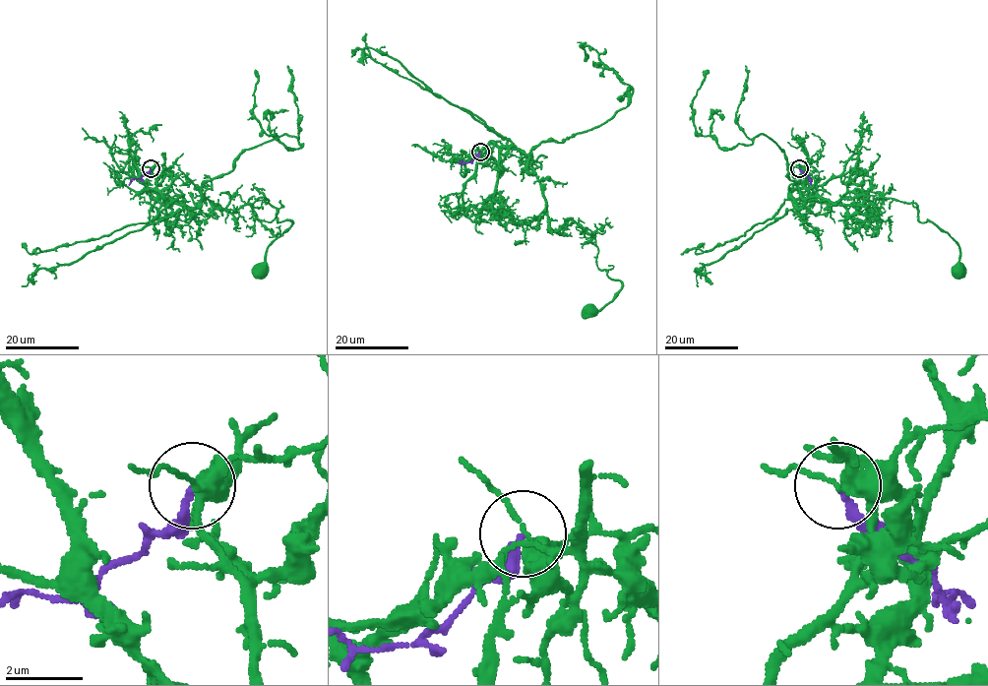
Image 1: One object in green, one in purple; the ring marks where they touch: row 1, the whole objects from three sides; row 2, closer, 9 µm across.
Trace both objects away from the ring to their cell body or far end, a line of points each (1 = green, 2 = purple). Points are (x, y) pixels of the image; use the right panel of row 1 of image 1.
1: (799, 168), (791, 196), (801, 208), (774, 142), (763, 134), (721, 149), (700, 136), (692, 103), (707, 69)
2: (799, 168), (810, 178), (811, 184)

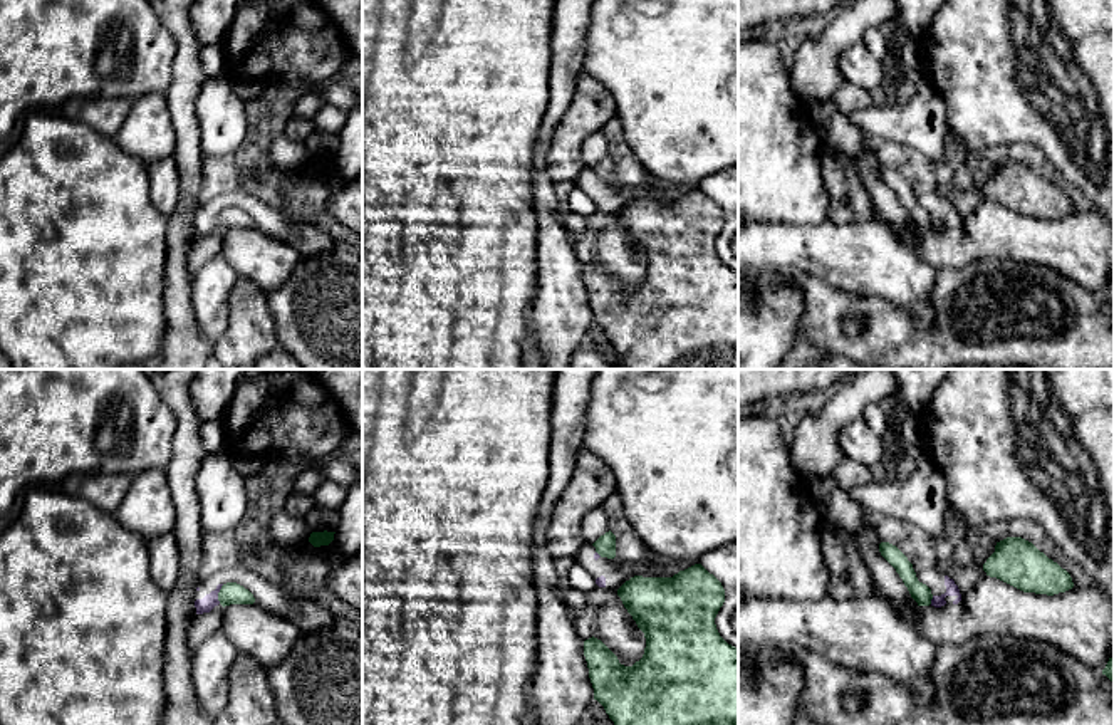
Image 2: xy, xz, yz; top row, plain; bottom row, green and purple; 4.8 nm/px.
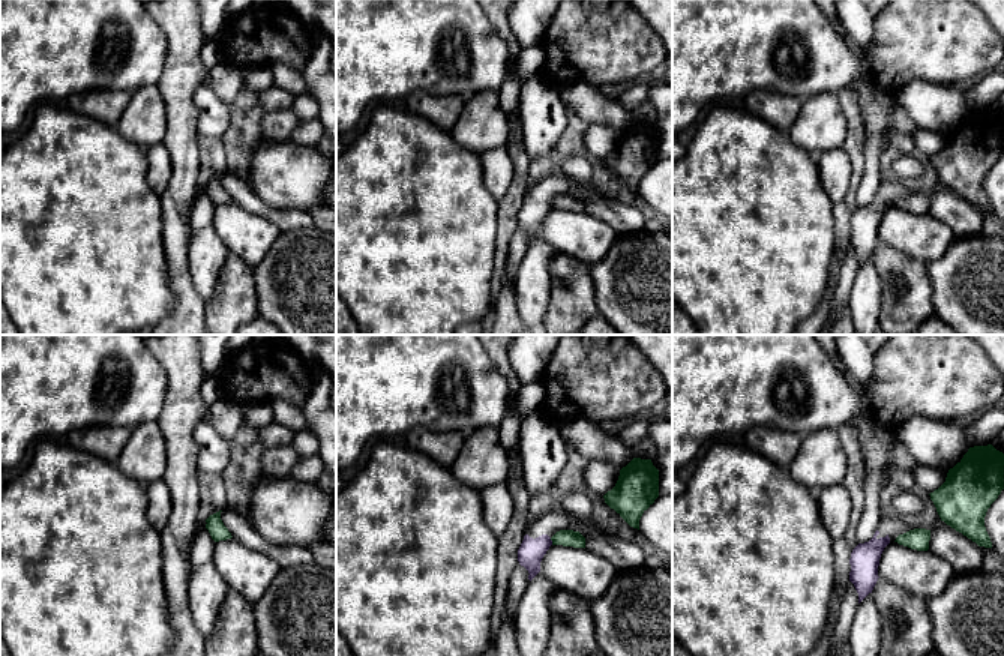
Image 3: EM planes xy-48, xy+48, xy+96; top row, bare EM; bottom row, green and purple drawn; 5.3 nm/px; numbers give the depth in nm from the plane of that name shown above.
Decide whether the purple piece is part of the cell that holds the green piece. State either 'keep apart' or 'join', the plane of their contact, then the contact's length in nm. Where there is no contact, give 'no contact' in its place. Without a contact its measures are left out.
keep apart | xy | 100 nm

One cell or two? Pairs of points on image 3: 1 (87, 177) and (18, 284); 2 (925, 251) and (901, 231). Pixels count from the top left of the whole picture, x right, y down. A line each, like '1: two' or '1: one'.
1: one
2: one

